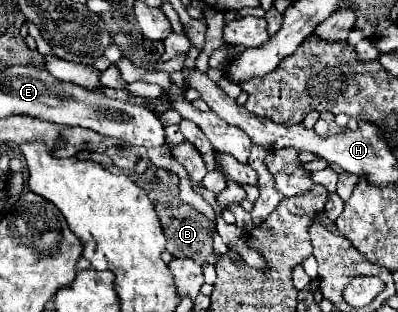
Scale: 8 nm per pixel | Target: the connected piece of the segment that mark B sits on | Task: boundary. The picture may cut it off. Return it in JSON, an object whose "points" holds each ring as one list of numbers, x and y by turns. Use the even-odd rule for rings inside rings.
{"points":[[151,166,145,174,137,176,137,184,147,192,149,200,155,206,155,212,161,220,161,226,163,226,163,232,165,232,165,238,167,238,167,250,175,258,187,256,187,258,193,258,199,264,205,264,205,262,213,264,215,254,213,254,213,246,211,246,211,230,215,228,215,222,207,220,193,206,179,200,179,178,177,178,177,174]]}

